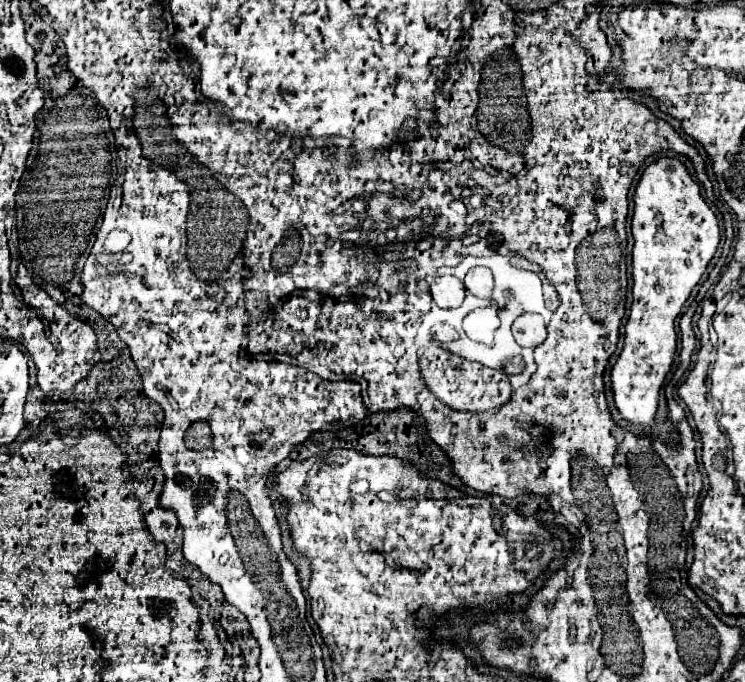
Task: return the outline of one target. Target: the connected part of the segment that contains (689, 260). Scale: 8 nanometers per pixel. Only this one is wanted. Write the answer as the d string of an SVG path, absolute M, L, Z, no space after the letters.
M661 158L647 166L641 182L635 190L635 214L633 214L633 306L631 316L627 320L625 346L611 370L613 380L613 400L621 412L621 416L639 428L649 428L655 422L655 412L659 404L659 390L665 382L665 376L671 368L675 350L677 350L677 334L675 334L675 318L679 316L685 300L691 290L699 284L707 264L711 262L717 244L721 240L719 222L707 202L701 198L699 184L689 176L683 162L677 158Z

